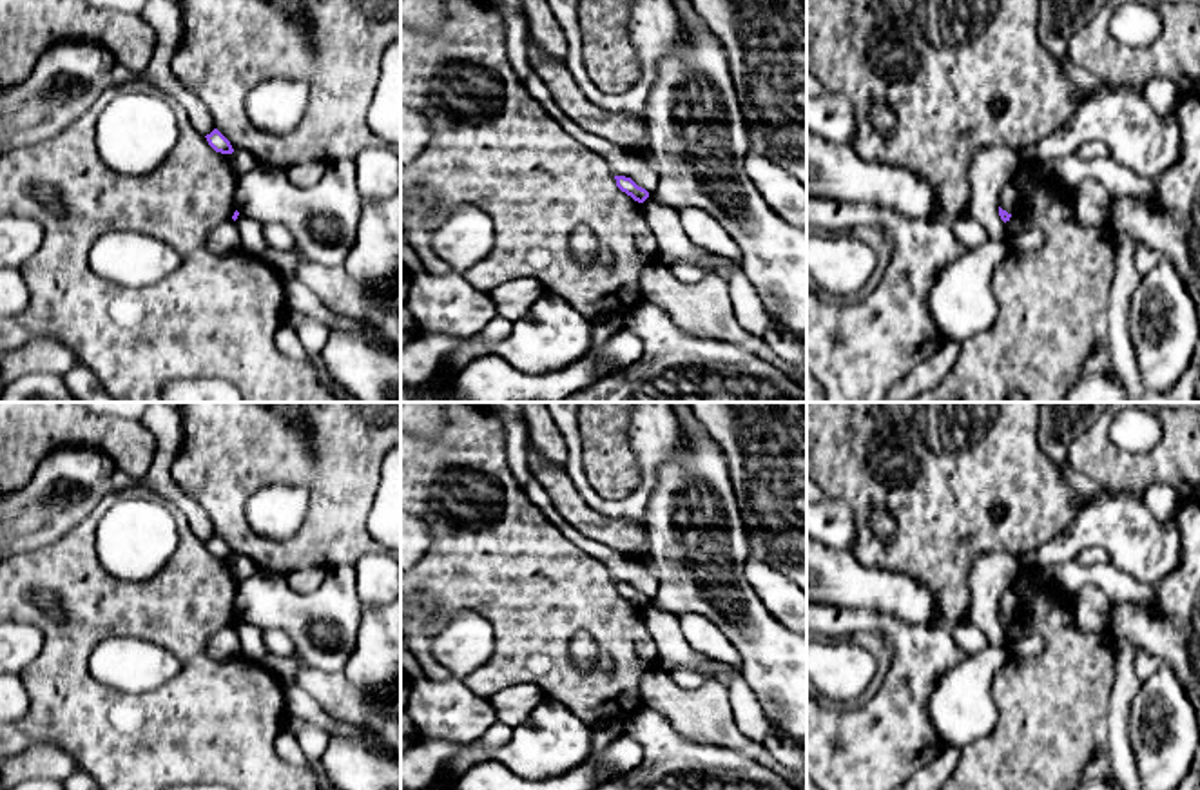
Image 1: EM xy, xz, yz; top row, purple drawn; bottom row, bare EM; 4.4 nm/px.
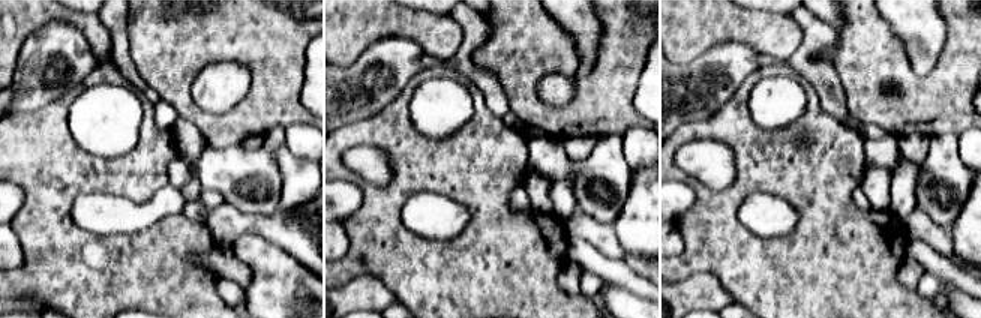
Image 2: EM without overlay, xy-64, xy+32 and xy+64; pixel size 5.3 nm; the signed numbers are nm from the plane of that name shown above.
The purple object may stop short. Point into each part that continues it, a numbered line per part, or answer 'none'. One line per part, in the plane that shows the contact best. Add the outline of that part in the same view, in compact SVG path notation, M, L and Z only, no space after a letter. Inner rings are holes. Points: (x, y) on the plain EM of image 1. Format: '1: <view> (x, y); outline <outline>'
none

